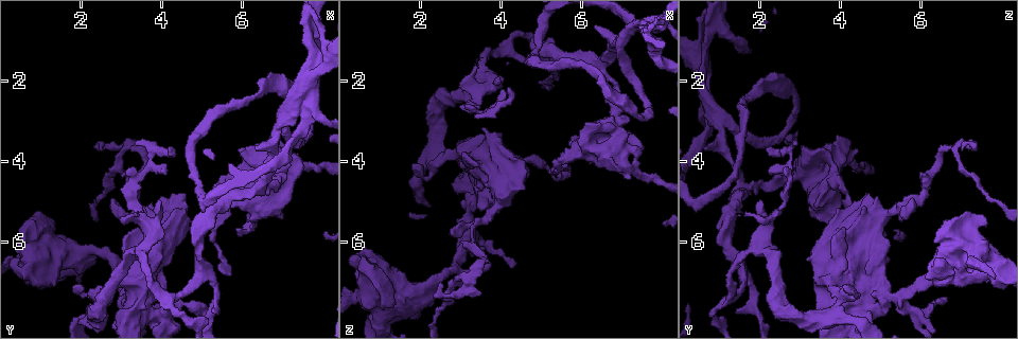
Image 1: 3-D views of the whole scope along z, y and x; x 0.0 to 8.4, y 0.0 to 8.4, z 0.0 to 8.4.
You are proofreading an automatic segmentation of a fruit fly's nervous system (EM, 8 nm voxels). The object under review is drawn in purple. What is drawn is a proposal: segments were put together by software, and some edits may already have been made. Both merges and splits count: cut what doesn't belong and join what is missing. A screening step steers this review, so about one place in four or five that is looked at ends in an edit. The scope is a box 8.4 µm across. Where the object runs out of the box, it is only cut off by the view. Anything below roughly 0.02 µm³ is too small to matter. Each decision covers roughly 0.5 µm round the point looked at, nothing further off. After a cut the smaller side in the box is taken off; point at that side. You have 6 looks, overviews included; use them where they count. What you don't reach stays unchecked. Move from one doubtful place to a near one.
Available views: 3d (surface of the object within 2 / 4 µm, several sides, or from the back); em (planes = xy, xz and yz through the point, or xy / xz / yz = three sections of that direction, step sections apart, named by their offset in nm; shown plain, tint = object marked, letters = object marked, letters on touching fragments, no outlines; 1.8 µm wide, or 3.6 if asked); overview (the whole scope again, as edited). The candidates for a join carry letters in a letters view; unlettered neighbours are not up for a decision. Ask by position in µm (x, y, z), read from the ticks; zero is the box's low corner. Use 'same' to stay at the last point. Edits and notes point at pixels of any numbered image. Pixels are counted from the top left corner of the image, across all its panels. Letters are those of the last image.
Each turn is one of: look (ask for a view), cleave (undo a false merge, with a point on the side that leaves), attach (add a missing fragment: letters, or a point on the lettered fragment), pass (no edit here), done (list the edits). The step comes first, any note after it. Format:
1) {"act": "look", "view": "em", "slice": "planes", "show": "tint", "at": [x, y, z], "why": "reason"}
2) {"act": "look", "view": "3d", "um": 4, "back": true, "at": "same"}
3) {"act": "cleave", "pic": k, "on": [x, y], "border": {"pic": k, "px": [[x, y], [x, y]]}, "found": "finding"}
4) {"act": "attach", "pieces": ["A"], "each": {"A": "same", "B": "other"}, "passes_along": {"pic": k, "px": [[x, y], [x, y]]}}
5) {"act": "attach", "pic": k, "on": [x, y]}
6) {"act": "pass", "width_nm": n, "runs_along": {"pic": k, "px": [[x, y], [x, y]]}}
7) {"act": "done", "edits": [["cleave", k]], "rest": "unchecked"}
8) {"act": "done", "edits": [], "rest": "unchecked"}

{"act": "look", "view": "3d", "um": 2, "at": [1.25, 5.50, 7.65], "why": "thick end"}

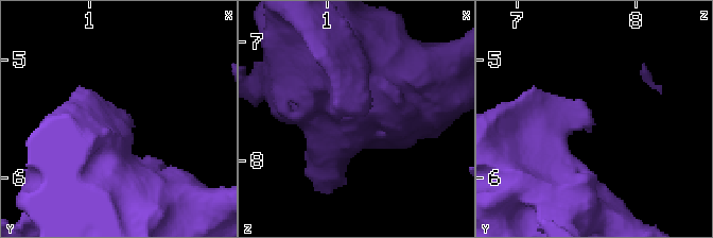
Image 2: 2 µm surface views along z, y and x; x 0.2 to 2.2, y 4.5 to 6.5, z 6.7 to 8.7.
{"act": "look", "view": "em", "slice": "planes", "show": "tint", "at": [1.32, 5.50, 7.62]}

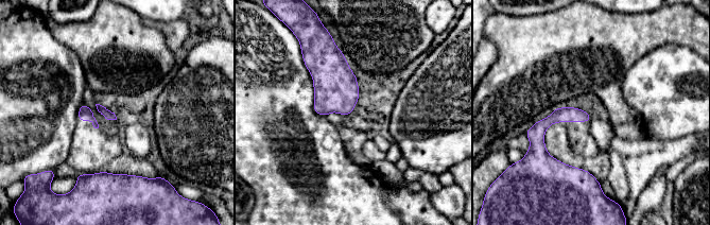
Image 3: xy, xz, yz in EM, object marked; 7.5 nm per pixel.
{"act": "look", "view": "em", "slice": "planes", "show": "letters", "at": "same", "why": "see the neighbours"}

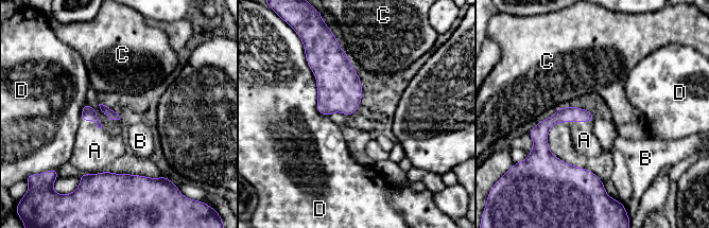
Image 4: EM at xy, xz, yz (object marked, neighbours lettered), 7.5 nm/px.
{"act": "attach", "pieces": ["A"], "each": {"A": "same", "B": "other", "C": "other", "D": "other"}, "found": "it goes on there"}

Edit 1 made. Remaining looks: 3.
{"act": "look", "view": "3d", "um": 4, "at": [6.30, 5.15, 3.70]}

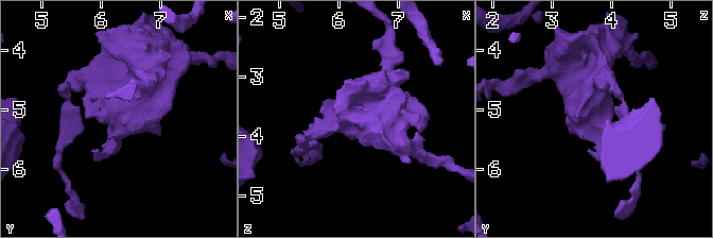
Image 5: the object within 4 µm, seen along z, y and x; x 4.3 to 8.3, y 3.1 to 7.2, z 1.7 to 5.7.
{"act": "look", "view": "em", "um": 3.6, "slice": "planes", "show": "tint", "at": [6.30, 5.15, 3.70]}

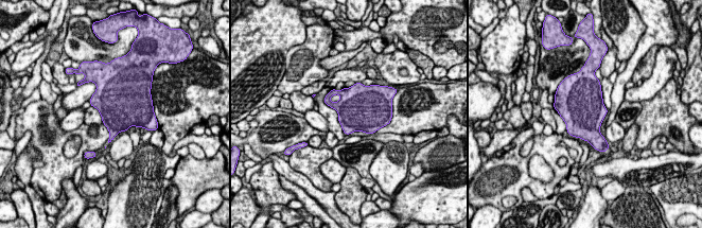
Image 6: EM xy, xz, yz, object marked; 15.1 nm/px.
{"act": "look", "view": "em", "um": 3.6, "slice": "planes", "show": "letters", "at": "same", "why": "see the neighbours"}

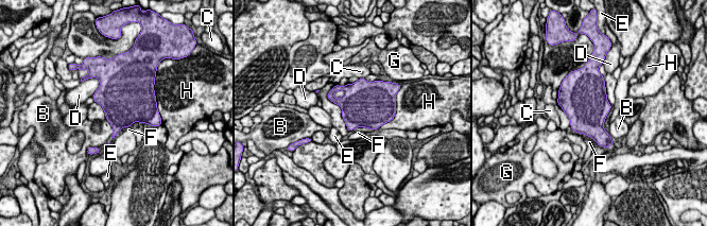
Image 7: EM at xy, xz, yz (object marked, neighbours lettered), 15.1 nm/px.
{"act": "pass", "width_nm": 600, "longest_contact_nm": ["D", 300], "each": {"B": "other", "C": "other", "D": "other", "E": "other", "F": "other", "G": "other", "H": "other"}, "found": "continuous, no second neuron"}

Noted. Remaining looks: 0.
{"act": "done", "edits": [["attach", 4]], "rest": "unchecked"}

